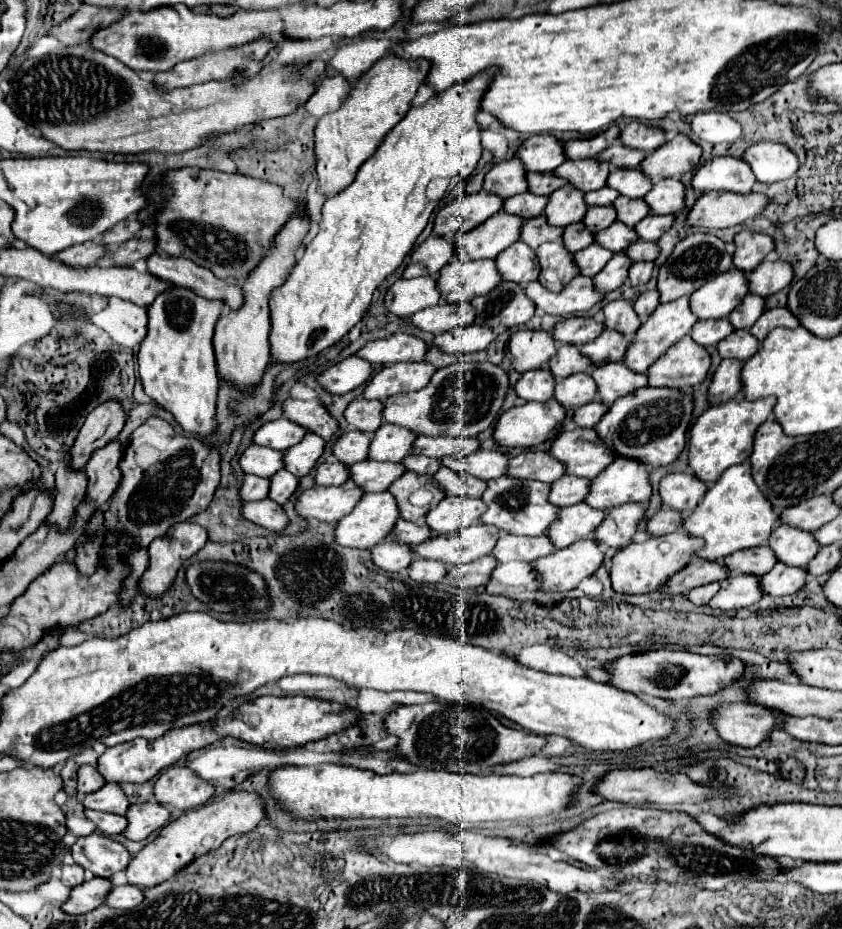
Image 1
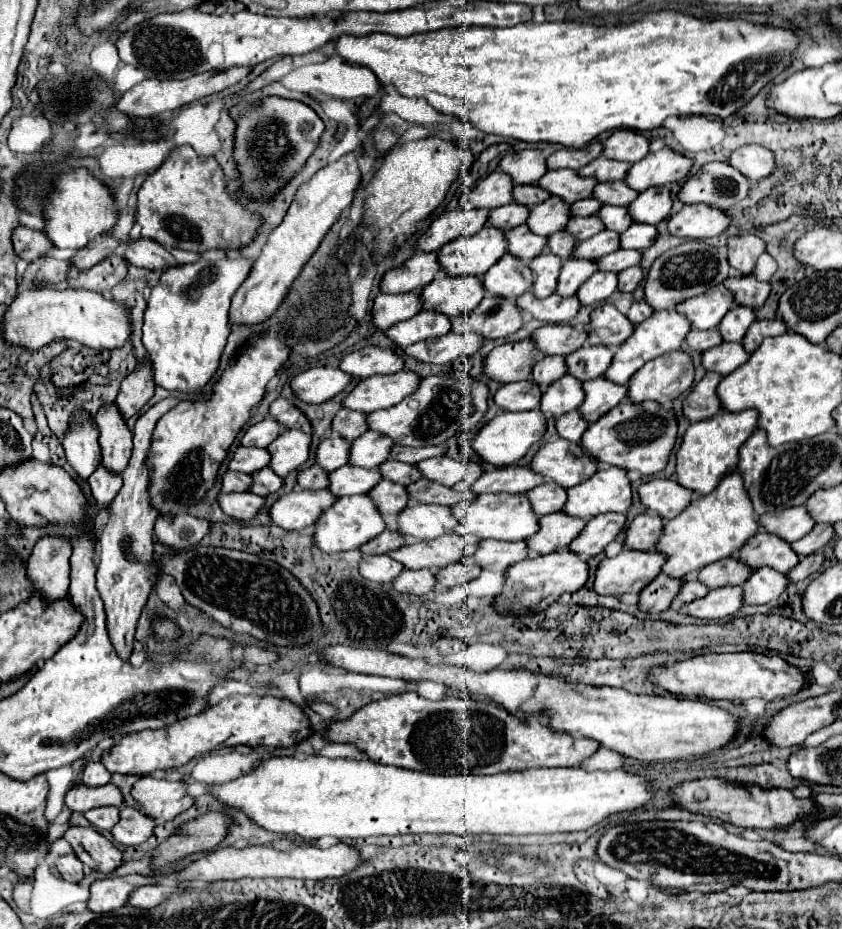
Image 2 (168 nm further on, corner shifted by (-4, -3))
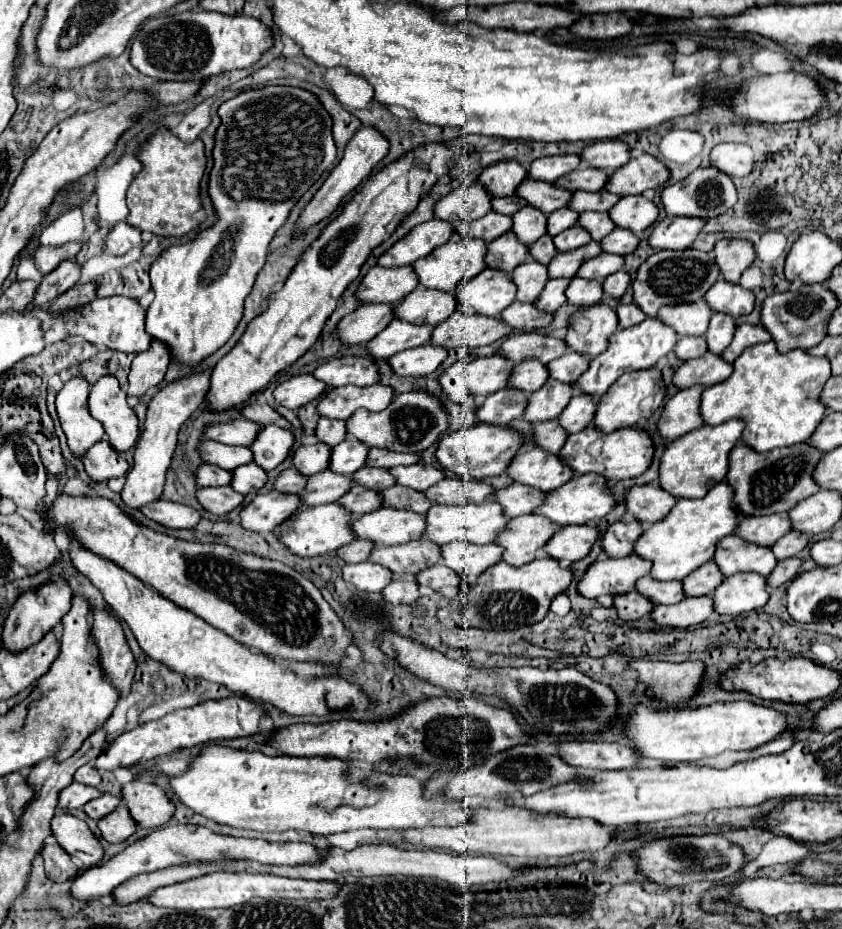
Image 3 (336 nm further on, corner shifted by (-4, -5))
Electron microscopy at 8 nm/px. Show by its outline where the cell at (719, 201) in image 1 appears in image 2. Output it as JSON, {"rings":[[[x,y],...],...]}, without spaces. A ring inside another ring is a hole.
{"rings":[[[684,205],[680,213],[668,221],[668,231],[686,239],[708,239],[722,235],[732,225],[726,211],[710,205]]]}

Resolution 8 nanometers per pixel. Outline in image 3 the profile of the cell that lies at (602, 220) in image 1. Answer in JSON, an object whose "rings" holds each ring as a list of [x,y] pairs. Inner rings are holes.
{"rings":[[[570,227],[554,237],[554,247],[556,247],[556,251],[572,251],[572,249],[588,245],[590,241],[592,239],[590,239],[588,231],[584,231],[582,227]]]}

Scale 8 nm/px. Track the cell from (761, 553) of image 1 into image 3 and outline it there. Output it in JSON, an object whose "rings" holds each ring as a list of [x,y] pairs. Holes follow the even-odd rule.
{"rings":[[[704,563],[704,567],[698,567],[688,575],[688,579],[682,579],[684,595],[686,597],[700,597],[700,595],[710,595],[720,583],[724,581],[724,575],[716,567],[716,563]]]}

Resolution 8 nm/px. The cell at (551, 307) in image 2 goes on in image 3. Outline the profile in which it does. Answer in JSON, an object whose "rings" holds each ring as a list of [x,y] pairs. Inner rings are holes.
{"rings":[[[512,303],[512,307],[506,307],[500,313],[500,321],[508,323],[512,329],[544,329],[552,323],[552,315],[550,313],[542,313],[538,311],[534,305],[530,303]]]}

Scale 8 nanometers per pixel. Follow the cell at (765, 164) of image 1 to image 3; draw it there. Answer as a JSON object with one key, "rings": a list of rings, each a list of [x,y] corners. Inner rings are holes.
{"rings":[[[722,143],[716,145],[710,153],[710,163],[718,171],[724,171],[730,177],[746,177],[752,171],[754,155],[748,145]]]}

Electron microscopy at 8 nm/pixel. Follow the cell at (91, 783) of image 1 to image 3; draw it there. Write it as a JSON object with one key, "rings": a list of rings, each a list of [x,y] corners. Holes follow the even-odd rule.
{"rings":[[[84,765],[84,767],[80,767],[80,769],[74,773],[74,781],[84,783],[84,785],[90,785],[90,787],[100,787],[102,775],[100,775],[100,771],[98,771],[96,767]]]}

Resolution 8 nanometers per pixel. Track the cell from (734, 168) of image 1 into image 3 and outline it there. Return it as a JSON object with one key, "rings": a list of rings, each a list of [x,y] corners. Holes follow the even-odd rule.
{"rings":[[[708,167],[708,169],[696,169],[686,179],[666,185],[660,193],[660,199],[662,199],[666,215],[710,219],[710,217],[718,217],[724,211],[728,211],[738,201],[738,193],[736,193],[732,179],[726,173],[716,171],[714,167]]]}

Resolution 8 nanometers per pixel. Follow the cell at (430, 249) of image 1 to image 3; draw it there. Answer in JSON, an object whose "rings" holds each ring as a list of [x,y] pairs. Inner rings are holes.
{"rings":[[[372,267],[356,289],[362,303],[398,303],[418,285],[412,267]]]}

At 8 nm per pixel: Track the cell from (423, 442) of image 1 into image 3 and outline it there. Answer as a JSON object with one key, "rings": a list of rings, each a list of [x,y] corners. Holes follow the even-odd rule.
{"rings":[[[374,447],[374,449],[368,449],[368,459],[364,465],[390,469],[396,465],[412,465],[418,461],[420,461],[420,455],[416,453],[396,453],[396,451],[384,451],[384,449]]]}

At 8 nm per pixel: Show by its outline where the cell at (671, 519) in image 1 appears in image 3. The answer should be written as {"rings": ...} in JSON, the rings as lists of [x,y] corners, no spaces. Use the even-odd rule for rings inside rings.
{"rings":[[[626,512],[622,520],[612,523],[604,535],[602,535],[602,551],[610,557],[626,557],[632,553],[632,547],[634,547],[634,541],[640,537],[642,533],[642,527],[640,523],[636,523],[636,519],[633,518],[631,513]]]}

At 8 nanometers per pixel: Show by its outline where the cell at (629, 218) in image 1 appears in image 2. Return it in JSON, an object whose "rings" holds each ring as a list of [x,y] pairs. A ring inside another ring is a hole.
{"rings":[[[604,205],[598,211],[598,217],[602,219],[602,223],[606,225],[606,229],[612,229],[616,233],[624,233],[624,229],[628,229],[634,221],[632,217],[628,217],[628,207],[614,207],[614,205]]]}

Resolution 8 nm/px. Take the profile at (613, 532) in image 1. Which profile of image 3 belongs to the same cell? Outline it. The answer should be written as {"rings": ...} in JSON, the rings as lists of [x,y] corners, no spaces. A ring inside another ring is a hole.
{"rings":[[[580,525],[580,527],[562,527],[552,539],[542,547],[548,557],[560,561],[578,561],[588,555],[590,547],[600,537],[596,525]]]}

